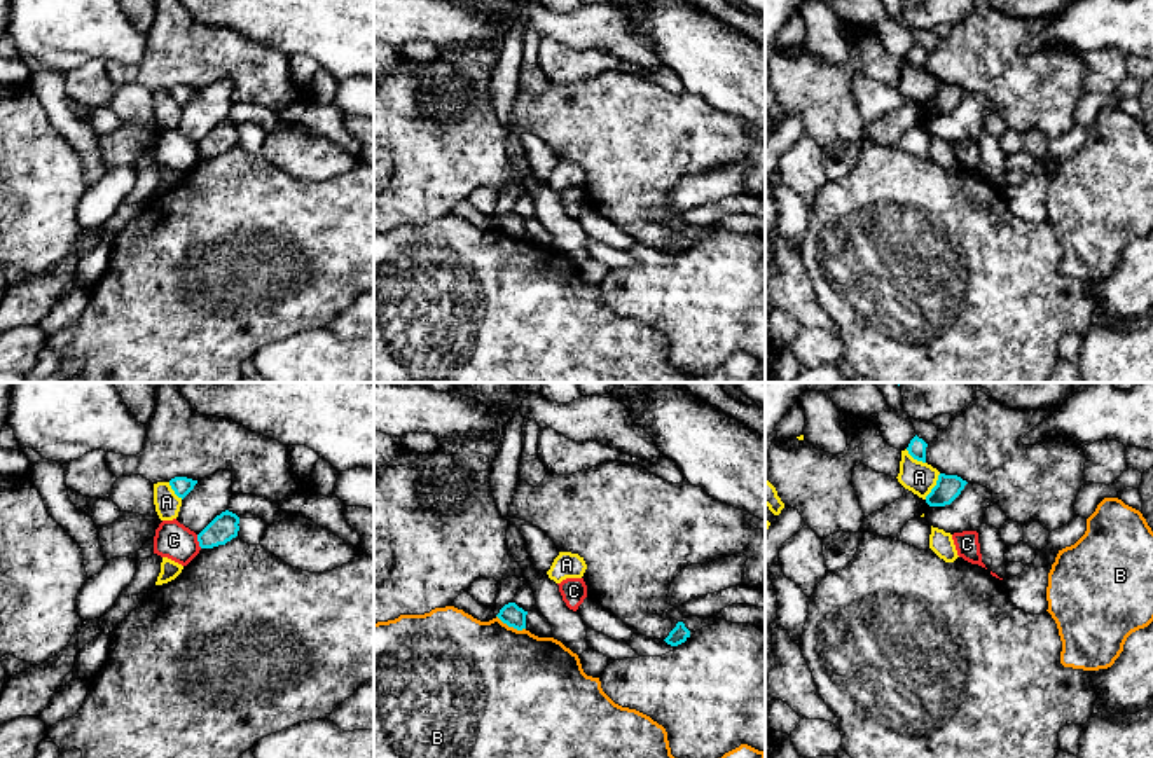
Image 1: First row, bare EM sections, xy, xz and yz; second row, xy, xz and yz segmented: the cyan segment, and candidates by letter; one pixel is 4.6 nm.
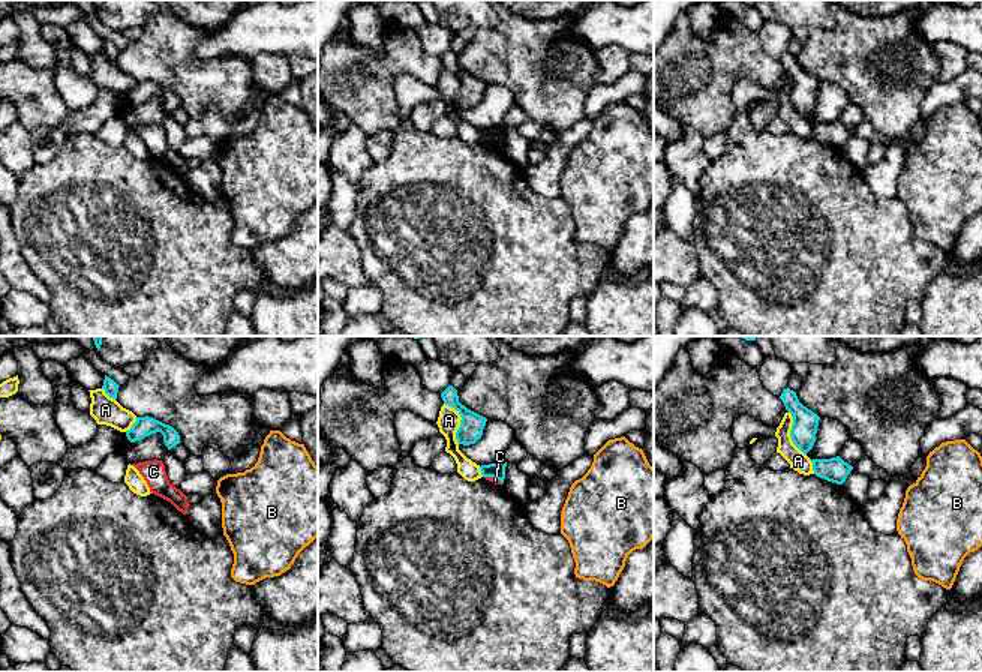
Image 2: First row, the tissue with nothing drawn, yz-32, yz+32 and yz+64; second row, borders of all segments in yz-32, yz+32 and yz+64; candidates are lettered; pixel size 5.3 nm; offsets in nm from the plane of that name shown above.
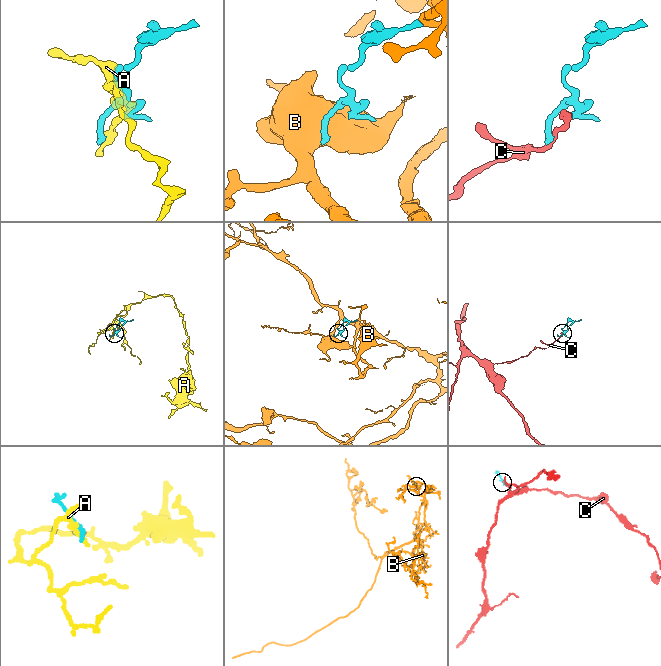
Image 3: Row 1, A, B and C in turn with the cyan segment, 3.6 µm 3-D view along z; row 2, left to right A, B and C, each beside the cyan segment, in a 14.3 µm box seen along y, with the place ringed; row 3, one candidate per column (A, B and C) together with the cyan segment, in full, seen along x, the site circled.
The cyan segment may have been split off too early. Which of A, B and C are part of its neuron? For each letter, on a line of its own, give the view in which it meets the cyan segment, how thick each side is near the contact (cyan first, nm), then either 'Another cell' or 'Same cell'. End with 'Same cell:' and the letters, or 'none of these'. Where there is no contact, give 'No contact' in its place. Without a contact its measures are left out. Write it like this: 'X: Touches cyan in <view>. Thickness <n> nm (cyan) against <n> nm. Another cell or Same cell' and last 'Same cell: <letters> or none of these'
A: Touches cyan in yz. Thickness 120 nm (cyan) against 150 nm. Another cell
B: Touches cyan in xz. Thickness 100 nm (cyan) against 500 nm. Another cell
C: Touches cyan in xy. Thickness 120 nm (cyan) against 170 nm. Another cell
Same cell: none of these

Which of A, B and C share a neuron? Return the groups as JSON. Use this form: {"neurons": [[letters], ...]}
{"neurons": [["A"], ["B"], ["C"]]}

